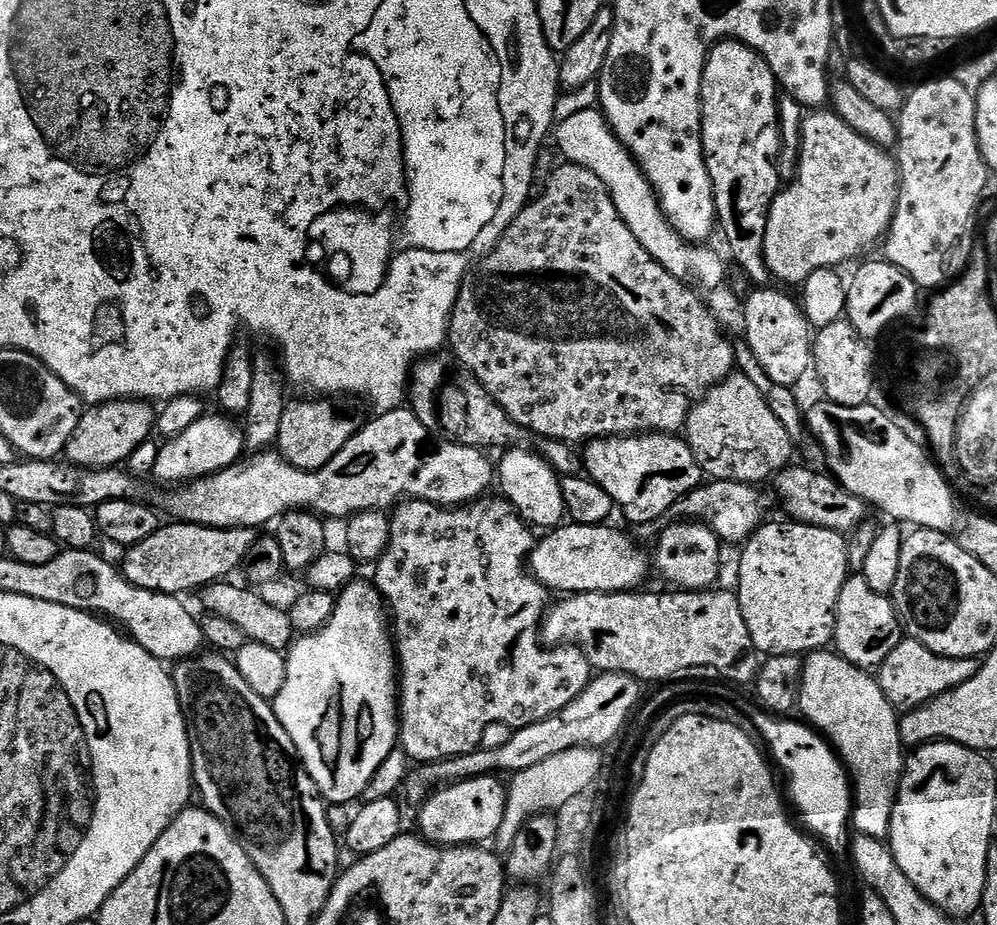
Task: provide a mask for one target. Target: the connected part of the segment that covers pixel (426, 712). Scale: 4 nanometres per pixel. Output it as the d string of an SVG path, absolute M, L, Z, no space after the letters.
M481 498L463 506L441 506L425 500L404 500L397 504L390 516L388 548L374 565L374 583L394 621L394 651L398 657L398 744L408 755L409 761L420 766L477 751L482 734L491 723L504 723L515 730L542 722L570 706L570 702L574 702L574 698L578 698L578 694L582 694L582 690L586 690L588 683L594 679L592 663L581 648L545 646L542 643L542 621L550 607L550 592L532 575L528 565L537 537L507 500L488 499Z

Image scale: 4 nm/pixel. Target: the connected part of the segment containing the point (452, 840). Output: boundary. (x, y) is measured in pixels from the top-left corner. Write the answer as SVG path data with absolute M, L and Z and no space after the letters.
M492 774L475 776L433 791L418 808L419 835L428 843L441 846L480 846L491 841L498 826L502 826L502 814L506 810L508 797L505 785L496 780L499 779Z

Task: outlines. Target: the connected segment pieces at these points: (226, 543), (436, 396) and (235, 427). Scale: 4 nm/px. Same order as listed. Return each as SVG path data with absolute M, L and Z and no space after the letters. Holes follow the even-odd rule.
M168 522L161 526L146 542L138 542L135 546L123 553L124 564L122 571L124 577L134 586L151 592L161 592L167 596L183 597L184 592L199 593L208 585L223 581L231 577L231 572L243 565L250 546L258 539L257 529L254 528L207 528L197 524L182 524Z
M433 354L425 356L412 365L407 399L410 401L412 413L440 440L449 440L467 448L513 448L534 449L536 455L555 470L557 476L578 476L582 472L582 456L567 440L551 440L545 436L535 437L520 428L494 402L494 398L484 389L482 382L478 382L476 375L464 367L455 355ZM412 400L412 401L411 401ZM536 444L536 445L535 445Z
M205 414L194 422L178 438L164 440L160 444L158 462L154 462L152 476L160 479L164 486L183 486L191 481L200 480L203 476L212 476L215 472L226 470L245 455L244 433L235 419L224 414L211 416Z

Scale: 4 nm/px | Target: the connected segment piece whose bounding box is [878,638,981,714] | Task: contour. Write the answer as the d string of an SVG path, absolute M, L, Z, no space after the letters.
M911 638L901 639L894 650L890 650L890 658L882 662L878 669L878 679L882 694L891 702L897 713L912 712L929 704L934 698L962 686L979 670L981 661L976 658L950 658L942 654L934 654L922 642Z

